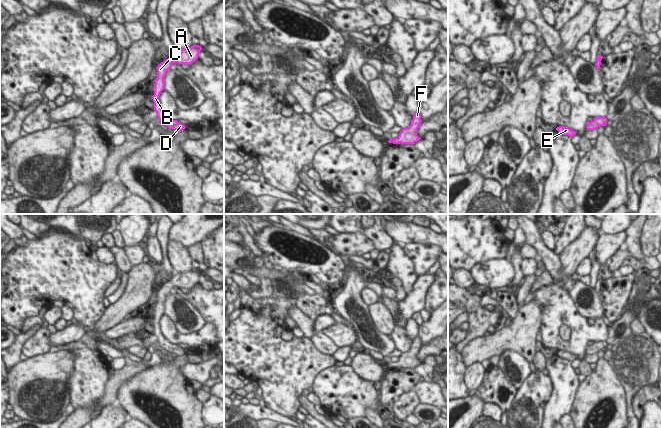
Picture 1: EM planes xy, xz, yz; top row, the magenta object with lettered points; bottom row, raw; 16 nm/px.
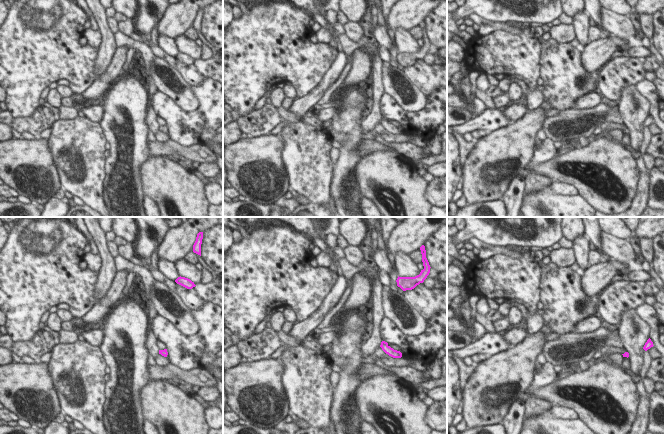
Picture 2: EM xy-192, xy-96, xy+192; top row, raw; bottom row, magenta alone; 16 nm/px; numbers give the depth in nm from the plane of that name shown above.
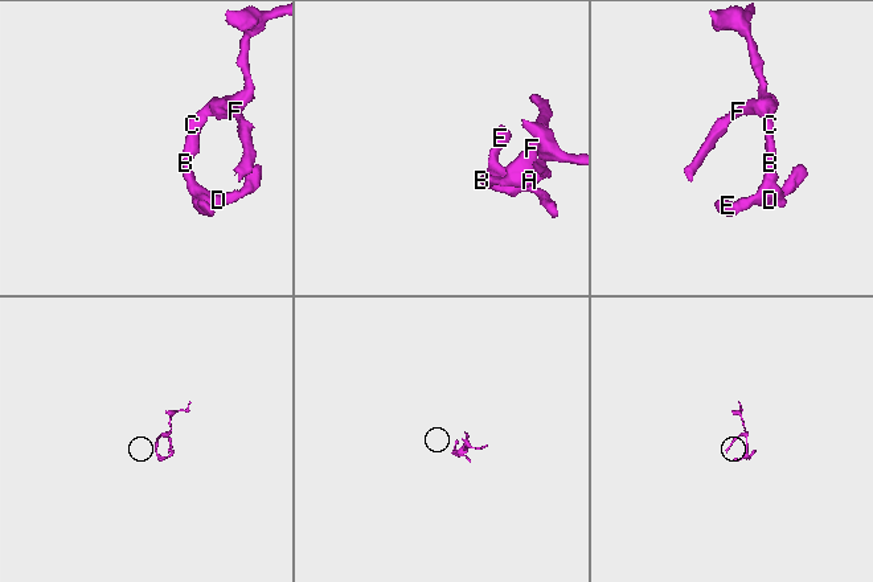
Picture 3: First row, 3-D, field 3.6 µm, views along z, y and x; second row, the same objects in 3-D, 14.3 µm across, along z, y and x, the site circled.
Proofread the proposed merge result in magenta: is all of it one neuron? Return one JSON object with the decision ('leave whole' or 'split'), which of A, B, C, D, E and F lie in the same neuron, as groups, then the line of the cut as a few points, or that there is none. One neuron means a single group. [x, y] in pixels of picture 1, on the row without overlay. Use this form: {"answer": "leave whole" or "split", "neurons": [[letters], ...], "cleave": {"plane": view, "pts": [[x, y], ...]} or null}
{"answer": "leave whole", "neurons": [["A", "B", "C", "D", "E", "F"]], "cleave": null}

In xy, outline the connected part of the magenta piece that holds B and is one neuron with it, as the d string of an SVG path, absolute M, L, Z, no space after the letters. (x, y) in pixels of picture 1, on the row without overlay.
M193 269L189 272L185 273L176 273L173 275L169 282L161 286L157 292L157 302L155 303L154 308L154 319L152 320L154 326L154 334L157 337L157 341L160 345L160 348L164 348L169 353L174 353L176 356L183 355L186 351L182 347L178 346L177 344L171 343L168 339L166 339L160 329L160 318L164 314L165 307L164 301L166 296L172 291L173 287L180 288L188 288L191 289L198 283L198 279L202 271L199 269Z

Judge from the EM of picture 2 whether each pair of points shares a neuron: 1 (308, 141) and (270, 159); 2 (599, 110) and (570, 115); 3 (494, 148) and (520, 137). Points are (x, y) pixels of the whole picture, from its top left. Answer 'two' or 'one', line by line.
1: two
2: one
3: one

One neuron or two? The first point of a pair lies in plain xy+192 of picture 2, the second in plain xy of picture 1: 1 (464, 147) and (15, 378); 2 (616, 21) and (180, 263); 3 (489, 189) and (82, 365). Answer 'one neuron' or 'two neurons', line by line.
1: two neurons
2: one neuron
3: two neurons

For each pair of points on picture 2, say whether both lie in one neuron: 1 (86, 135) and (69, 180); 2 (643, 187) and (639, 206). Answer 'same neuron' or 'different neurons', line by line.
1: same neuron
2: same neuron

